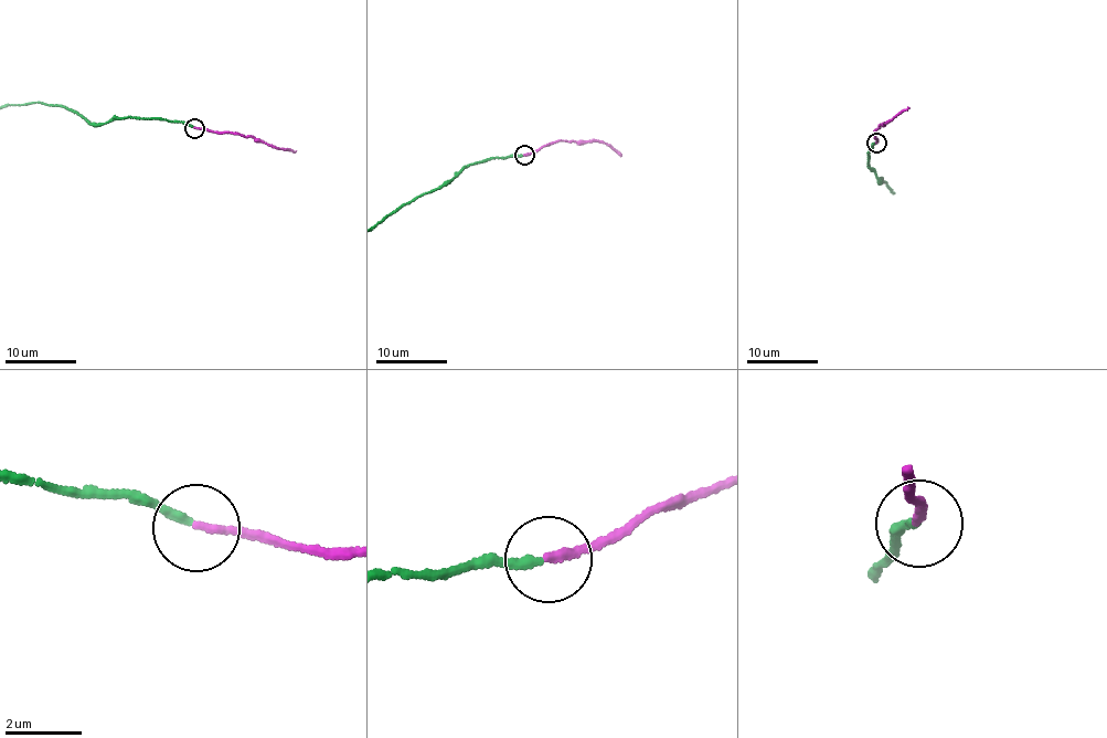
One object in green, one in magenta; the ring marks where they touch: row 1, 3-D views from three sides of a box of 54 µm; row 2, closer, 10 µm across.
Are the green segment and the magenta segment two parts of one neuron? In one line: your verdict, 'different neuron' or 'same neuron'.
same neuron

